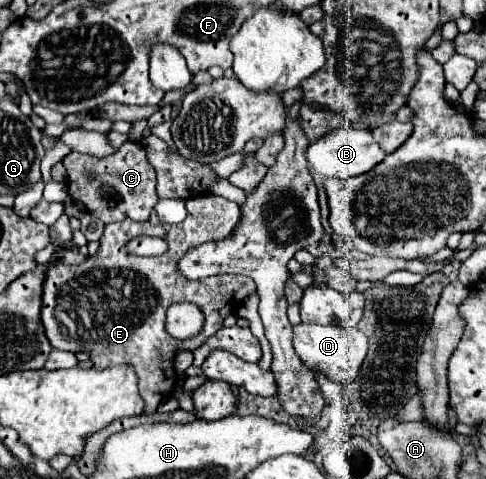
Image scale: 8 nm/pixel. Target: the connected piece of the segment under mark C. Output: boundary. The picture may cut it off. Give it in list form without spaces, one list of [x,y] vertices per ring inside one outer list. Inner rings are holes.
[[[126,142],[120,146],[116,154],[110,158],[94,158],[80,152],[72,152],[62,160],[68,172],[68,192],[72,198],[84,202],[86,210],[100,218],[104,224],[120,222],[120,220],[148,220],[154,204],[158,202],[156,196],[156,170],[146,158],[144,146],[138,142]],[[84,170],[96,174],[92,182],[84,176]]]

